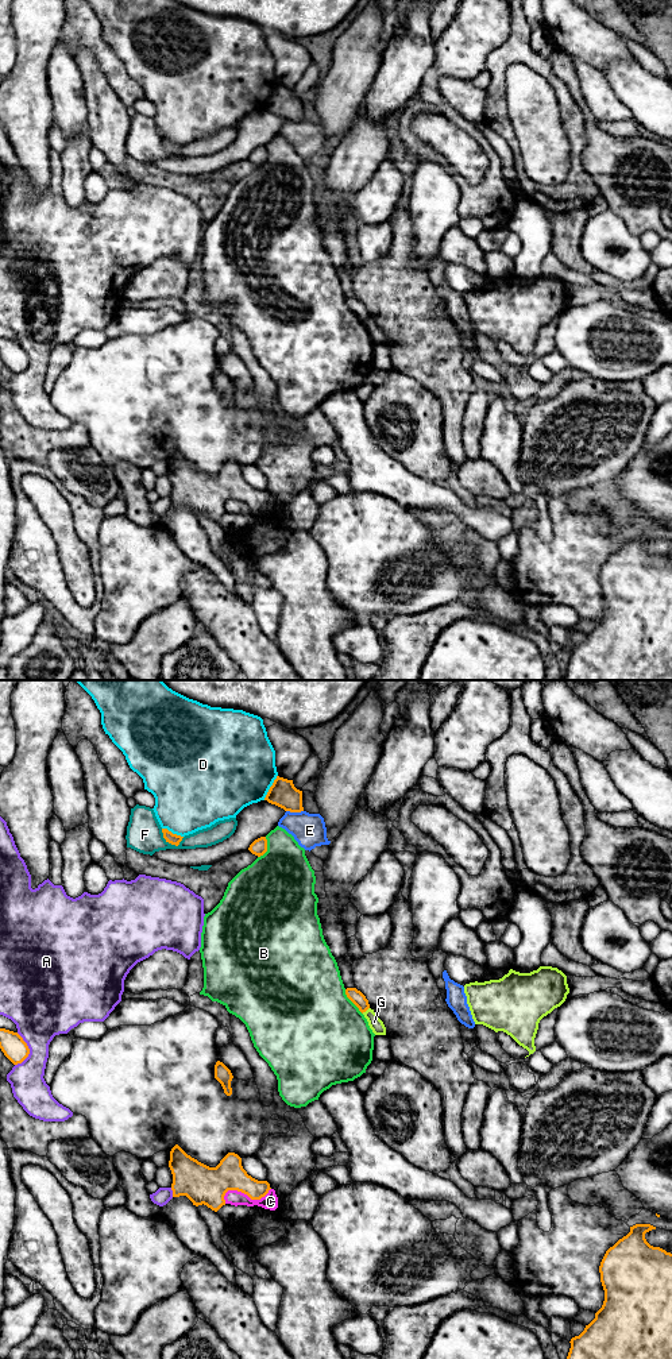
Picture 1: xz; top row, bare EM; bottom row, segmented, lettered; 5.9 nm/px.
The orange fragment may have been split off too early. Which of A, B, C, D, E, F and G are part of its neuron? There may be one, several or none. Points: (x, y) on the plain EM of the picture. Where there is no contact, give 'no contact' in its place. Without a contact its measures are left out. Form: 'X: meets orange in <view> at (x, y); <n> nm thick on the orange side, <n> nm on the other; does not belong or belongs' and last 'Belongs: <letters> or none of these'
A: meets orange in xz at (29, 359); 150 nm thick on the orange side, 340 nm on the other; does not belong
B: meets orange in xz at (351, 309); 80 nm thick on the orange side, 500 nm on the other; does not belong
C: meets orange in xz at (246, 502); 220 nm thick on the orange side, 100 nm on the other; does not belong
D: meets orange in xz at (270, 96); 160 nm thick on the orange side, 480 nm on the other; does not belong
E: meets orange in xz at (294, 120); 160 nm thick on the orange side, 200 nm on the other; does not belong
F: meets orange in xz at (170, 151); 70 nm thick on the orange side, 220 nm on the other; does not belong
G: meets orange in xz at (365, 320); 80 nm thick on the orange side, 80 nm on the other; does not belong
Belongs: none of these

